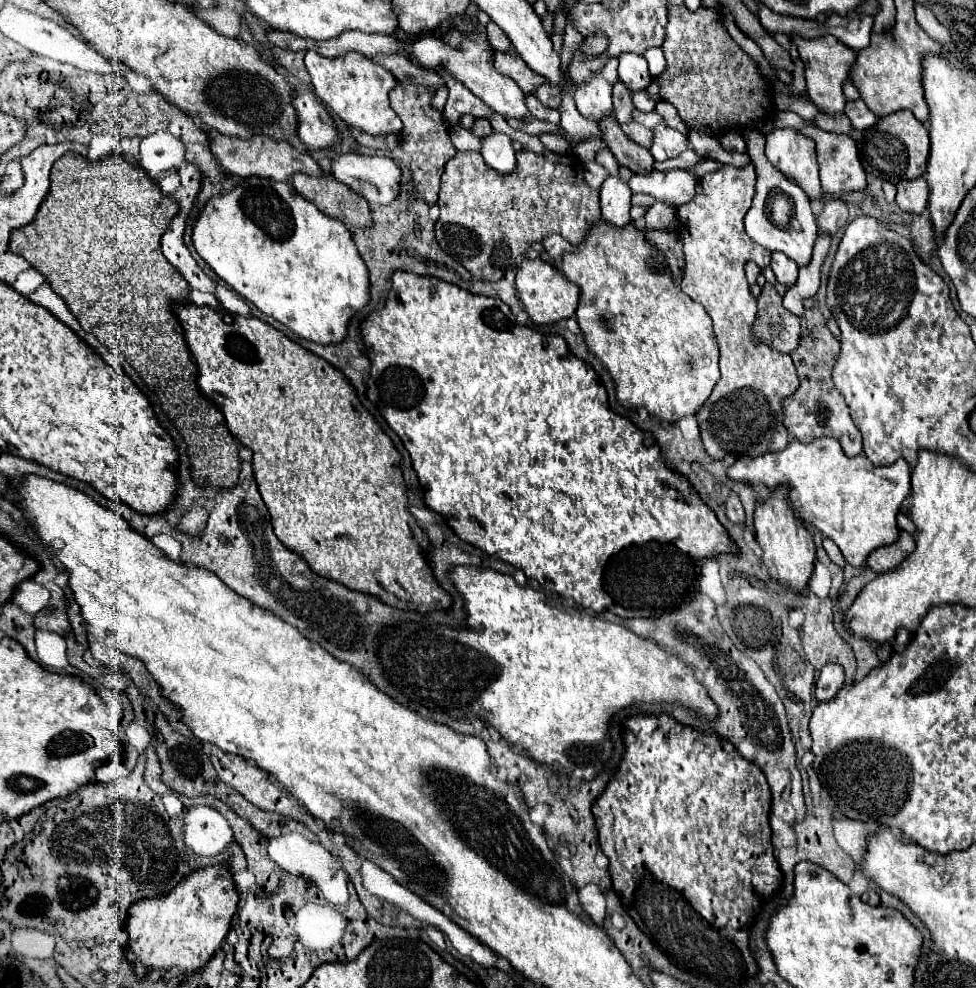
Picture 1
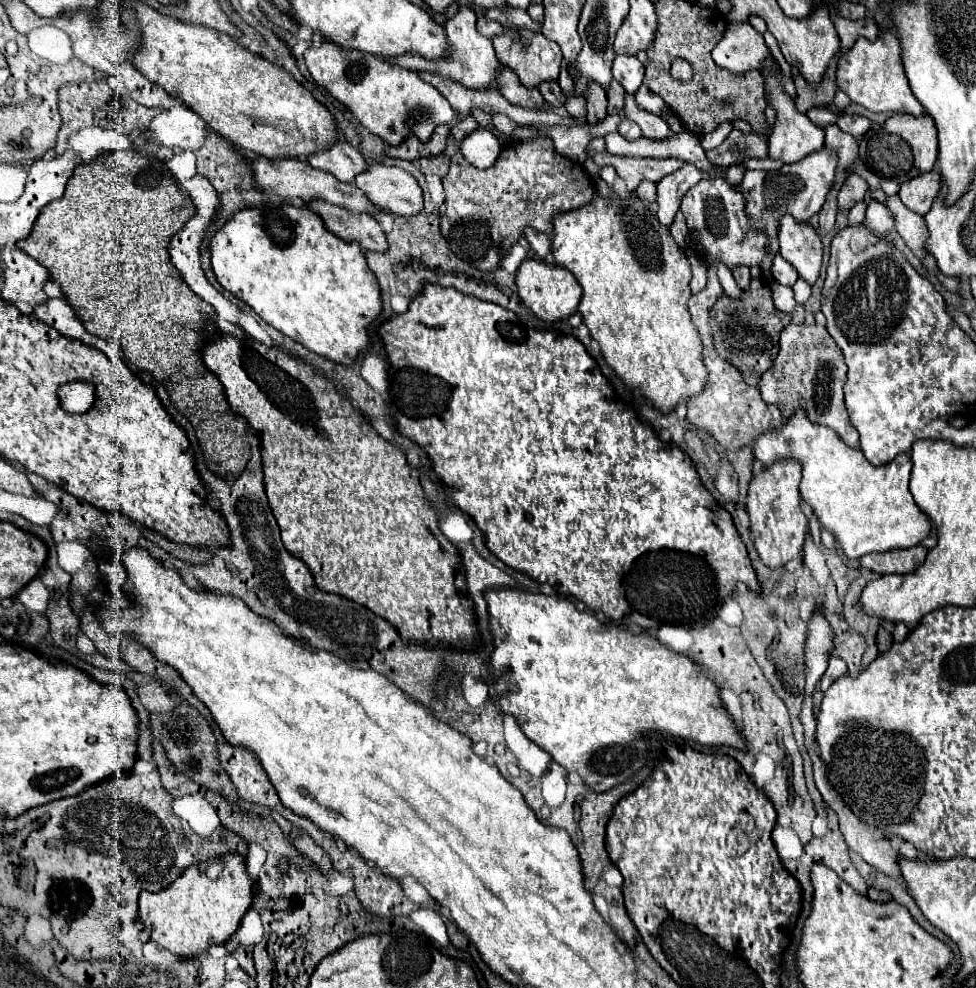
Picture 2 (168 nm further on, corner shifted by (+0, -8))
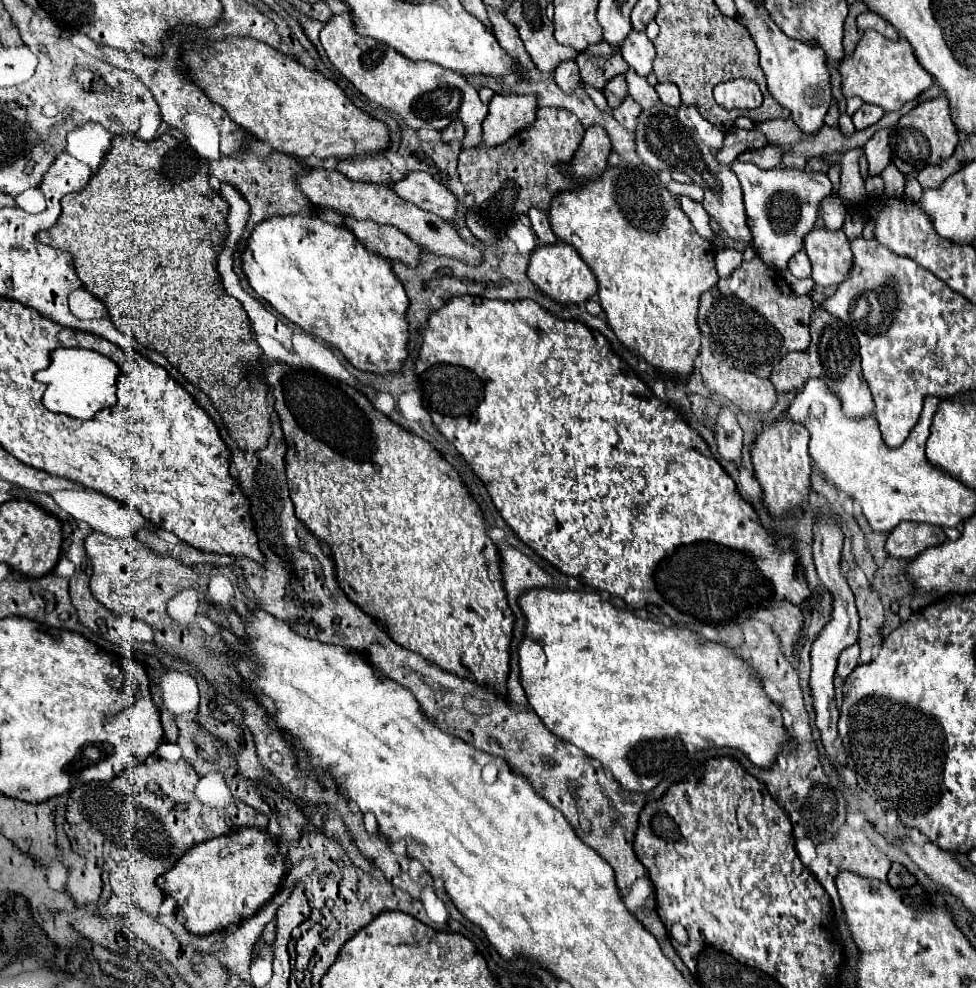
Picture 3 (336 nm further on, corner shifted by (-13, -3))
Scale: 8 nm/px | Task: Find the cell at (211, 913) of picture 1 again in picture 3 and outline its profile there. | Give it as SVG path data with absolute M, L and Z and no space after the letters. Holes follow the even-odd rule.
M240 829L226 837L210 839L200 845L194 845L186 855L180 857L180 861L162 877L158 877L158 887L166 891L166 895L172 895L178 903L178 909L184 913L186 921L184 927L190 933L206 935L216 933L216 929L230 929L232 925L240 925L240 921L246 921L248 917L256 915L260 907L264 907L280 889L280 881L284 877L284 863L282 855L278 855L276 841L264 831L258 829Z

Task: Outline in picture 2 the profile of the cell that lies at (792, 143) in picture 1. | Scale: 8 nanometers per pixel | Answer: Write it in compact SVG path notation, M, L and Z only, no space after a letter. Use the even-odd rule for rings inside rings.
M767 58L761 64L761 72L763 72L763 88L765 88L765 98L771 104L771 108L775 110L775 124L773 124L773 132L769 136L769 158L777 158L783 160L785 164L795 164L799 160L803 160L807 154L813 154L817 150L823 148L823 130L819 126L815 126L807 114L801 114L795 106L795 100L783 90L783 82L781 82L781 68L777 64L775 58Z

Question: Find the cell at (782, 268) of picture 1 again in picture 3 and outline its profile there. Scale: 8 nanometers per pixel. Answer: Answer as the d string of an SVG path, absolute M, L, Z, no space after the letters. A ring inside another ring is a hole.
M798 251L790 261L788 261L788 269L794 277L798 279L806 279L810 277L810 261L808 261L808 255L804 251Z

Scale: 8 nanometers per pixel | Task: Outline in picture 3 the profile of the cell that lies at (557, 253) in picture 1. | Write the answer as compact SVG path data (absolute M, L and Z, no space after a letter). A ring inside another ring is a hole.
M532 207L532 209L528 211L528 219L530 219L530 223L532 223L532 231L536 233L536 237L538 237L542 243L546 243L546 245L554 245L554 243L558 241L556 235L552 233L548 215L546 215L544 211Z

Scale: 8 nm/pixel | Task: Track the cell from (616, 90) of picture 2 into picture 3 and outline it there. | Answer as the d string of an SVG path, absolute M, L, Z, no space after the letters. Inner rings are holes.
M618 75L614 77L612 81L608 81L606 89L604 89L604 95L608 99L608 103L616 109L622 105L624 97L628 97L628 83L626 83L626 77L624 75Z

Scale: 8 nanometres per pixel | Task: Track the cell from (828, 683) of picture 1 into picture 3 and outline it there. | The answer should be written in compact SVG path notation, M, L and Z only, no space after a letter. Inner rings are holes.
M852 645L852 647L848 647L848 649L844 649L840 653L836 675L842 677L842 679L846 679L856 665L858 665L858 645Z

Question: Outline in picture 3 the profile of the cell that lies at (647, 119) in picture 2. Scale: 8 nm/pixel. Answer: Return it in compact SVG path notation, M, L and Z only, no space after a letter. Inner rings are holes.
M628 69L628 73L626 73L628 93L630 93L630 97L632 97L634 101L640 103L642 109L648 111L648 109L652 109L652 105L660 103L660 97L658 97L658 93L654 91L654 87L650 87L650 85L646 83L644 77L638 77L638 75L632 73L632 71L634 71L634 69Z

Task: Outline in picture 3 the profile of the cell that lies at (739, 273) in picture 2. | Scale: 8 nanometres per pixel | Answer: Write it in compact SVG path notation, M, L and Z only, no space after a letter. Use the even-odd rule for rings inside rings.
M724 249L716 253L716 269L720 277L728 277L744 261L742 253L736 249Z

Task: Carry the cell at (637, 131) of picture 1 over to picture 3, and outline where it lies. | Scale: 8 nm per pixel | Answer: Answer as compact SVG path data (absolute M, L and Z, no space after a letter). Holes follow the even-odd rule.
M626 97L624 103L614 109L614 119L616 119L620 125L624 125L628 131L636 131L640 113L642 113L640 105L638 105L636 101L632 101L632 97Z

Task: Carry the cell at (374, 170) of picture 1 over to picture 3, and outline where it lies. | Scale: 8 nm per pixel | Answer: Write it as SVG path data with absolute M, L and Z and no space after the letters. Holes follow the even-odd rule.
M410 171L402 181L390 183L390 189L402 199L412 201L424 211L436 213L438 217L450 221L456 213L456 197L444 185L432 179L426 171Z

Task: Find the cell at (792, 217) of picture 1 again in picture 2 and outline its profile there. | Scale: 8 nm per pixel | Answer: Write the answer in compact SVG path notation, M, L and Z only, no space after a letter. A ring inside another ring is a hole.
M789 214L779 224L779 252L793 264L797 274L807 282L815 284L823 264L823 244L815 228L803 222L795 222Z

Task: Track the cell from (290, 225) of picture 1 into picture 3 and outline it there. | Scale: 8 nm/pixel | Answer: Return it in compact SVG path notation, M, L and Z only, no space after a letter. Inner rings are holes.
M316 215L268 217L268 221L256 225L240 259L250 287L266 303L270 303L272 309L276 309L306 333L324 339L326 343L342 351L342 355L356 369L372 373L400 371L402 361L406 359L408 343L406 291L394 275L390 263L378 253L368 251L348 227L326 223Z

